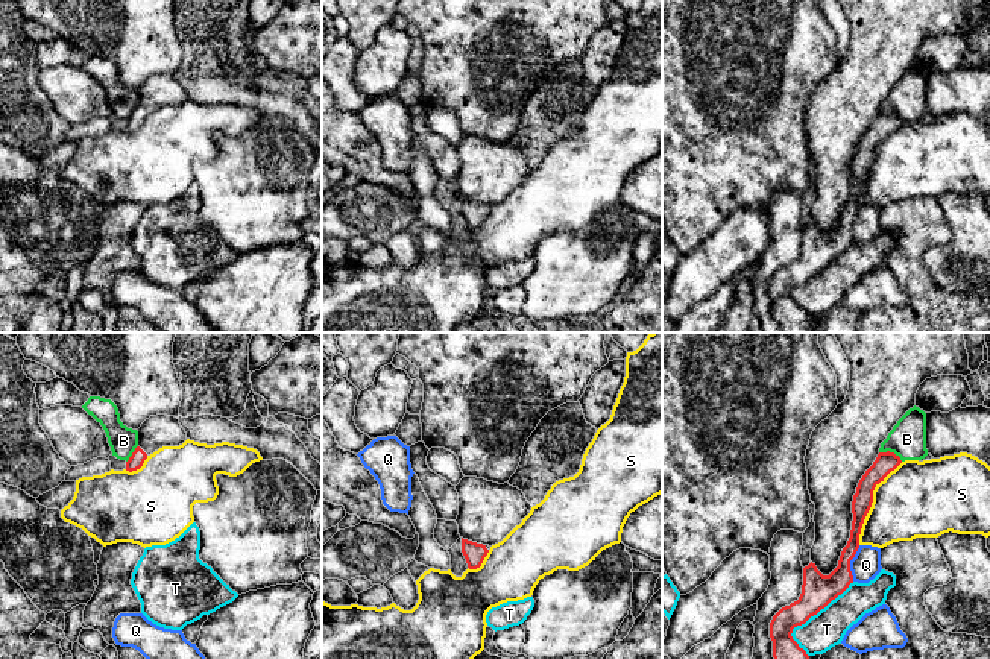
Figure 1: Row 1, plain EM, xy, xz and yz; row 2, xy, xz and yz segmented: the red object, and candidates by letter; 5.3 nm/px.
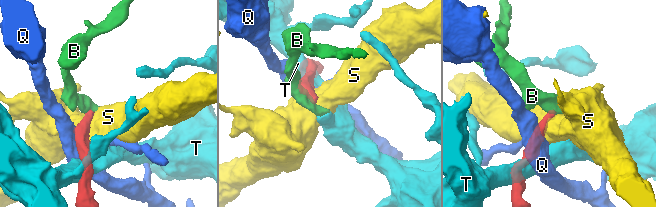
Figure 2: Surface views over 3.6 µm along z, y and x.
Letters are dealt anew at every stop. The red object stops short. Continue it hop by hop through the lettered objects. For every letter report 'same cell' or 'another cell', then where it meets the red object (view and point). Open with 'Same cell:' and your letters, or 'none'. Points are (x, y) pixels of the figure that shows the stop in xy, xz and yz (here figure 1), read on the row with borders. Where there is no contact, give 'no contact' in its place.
Same cell: none
B: another cell | yz (892, 453)
Q: another cell | yz (849, 564)
S: another cell | yz (872, 501)
T: another cell | yz (810, 617)

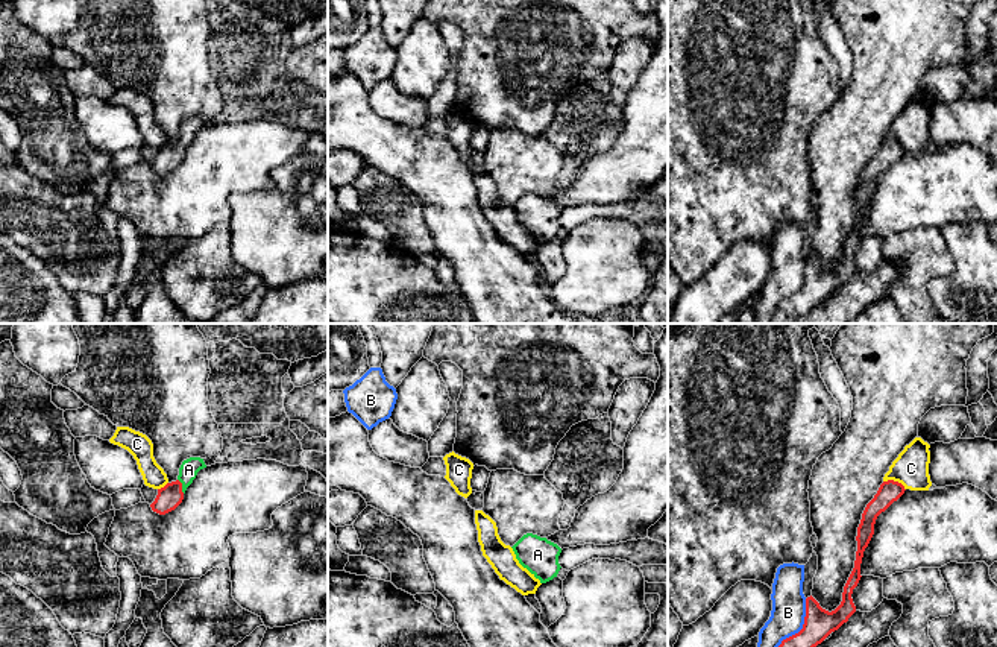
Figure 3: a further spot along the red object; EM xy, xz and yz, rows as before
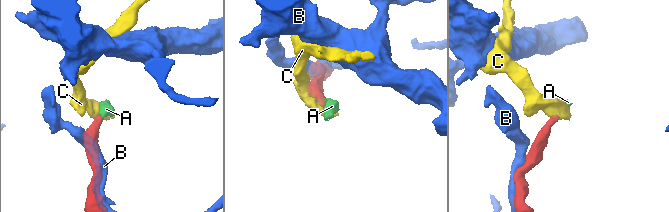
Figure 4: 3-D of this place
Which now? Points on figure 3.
Same cell: A
A: same cell | xy (181, 486)
B: another cell | yz (803, 626)
C: another cell | yz (896, 482)

